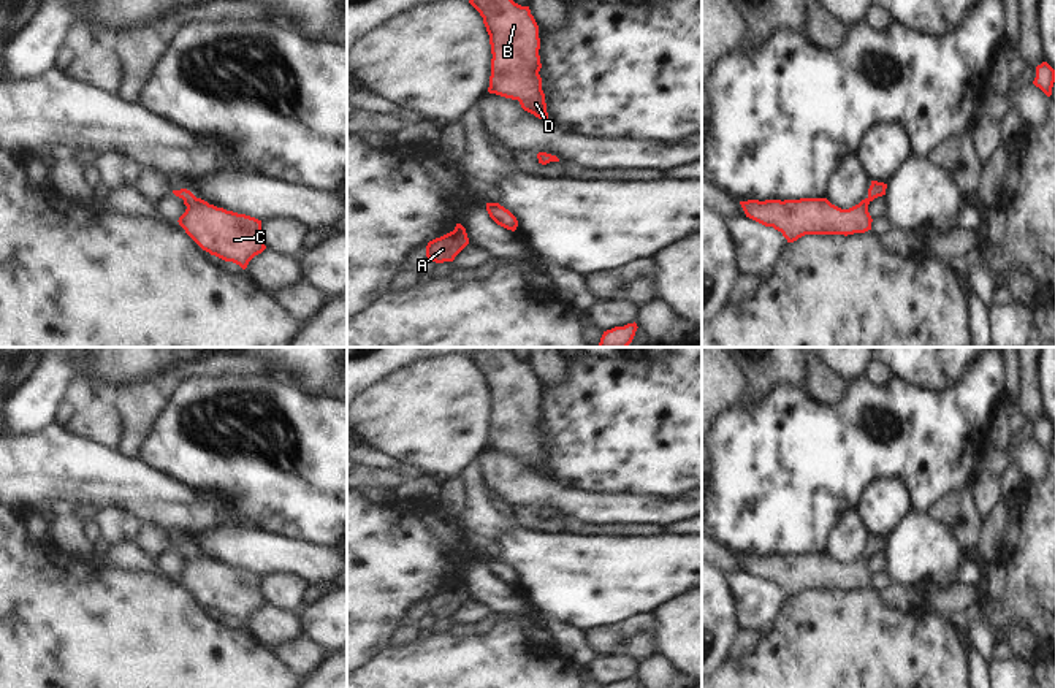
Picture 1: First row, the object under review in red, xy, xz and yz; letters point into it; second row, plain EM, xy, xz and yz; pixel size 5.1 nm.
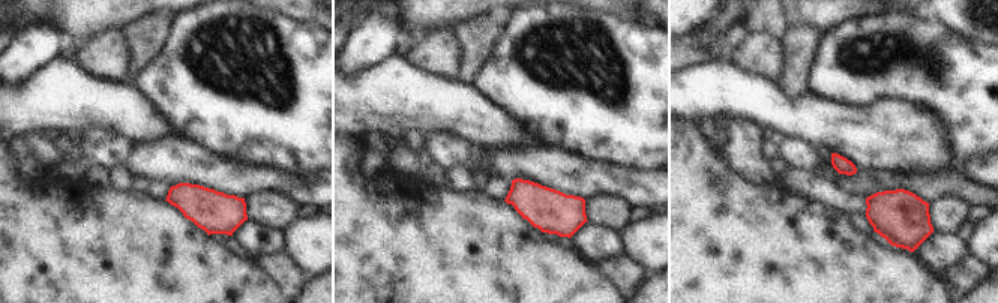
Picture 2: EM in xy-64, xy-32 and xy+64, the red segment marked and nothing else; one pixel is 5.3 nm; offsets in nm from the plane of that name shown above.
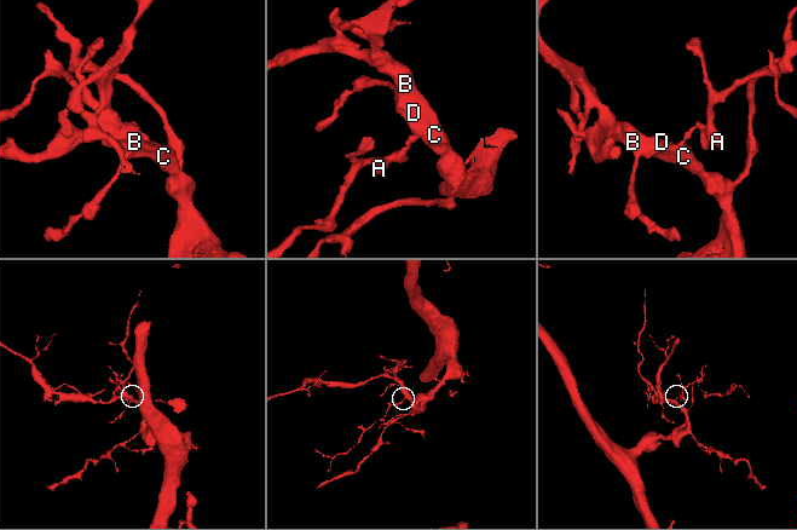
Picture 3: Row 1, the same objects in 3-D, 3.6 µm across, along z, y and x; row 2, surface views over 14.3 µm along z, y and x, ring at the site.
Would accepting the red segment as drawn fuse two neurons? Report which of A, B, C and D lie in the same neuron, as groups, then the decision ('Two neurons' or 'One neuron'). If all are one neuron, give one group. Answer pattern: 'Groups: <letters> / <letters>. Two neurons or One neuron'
Groups: A B C D. One neuron

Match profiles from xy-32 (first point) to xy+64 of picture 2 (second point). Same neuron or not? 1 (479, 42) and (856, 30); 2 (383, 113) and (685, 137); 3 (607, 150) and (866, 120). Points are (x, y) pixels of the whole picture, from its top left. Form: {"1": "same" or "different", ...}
{"1": "different", "2": "different", "3": "different"}

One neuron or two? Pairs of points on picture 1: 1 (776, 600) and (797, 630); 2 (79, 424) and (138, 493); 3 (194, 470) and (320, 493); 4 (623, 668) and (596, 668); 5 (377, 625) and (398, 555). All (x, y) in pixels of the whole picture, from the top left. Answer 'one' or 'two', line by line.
1: two
2: two
3: one
4: one
5: one

